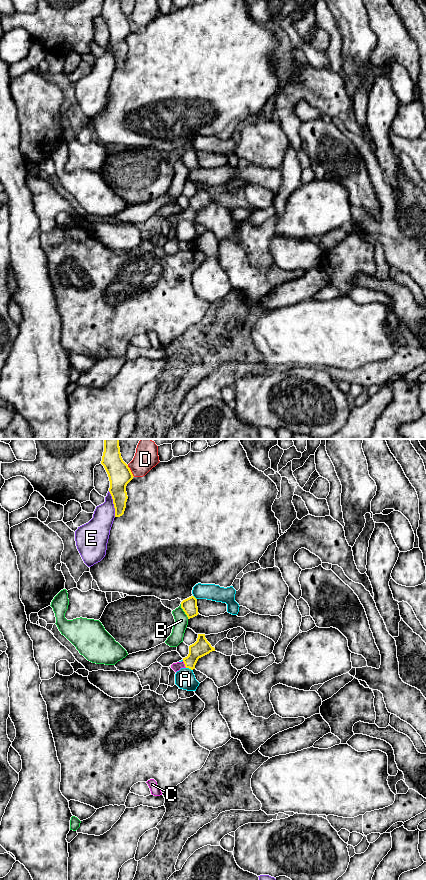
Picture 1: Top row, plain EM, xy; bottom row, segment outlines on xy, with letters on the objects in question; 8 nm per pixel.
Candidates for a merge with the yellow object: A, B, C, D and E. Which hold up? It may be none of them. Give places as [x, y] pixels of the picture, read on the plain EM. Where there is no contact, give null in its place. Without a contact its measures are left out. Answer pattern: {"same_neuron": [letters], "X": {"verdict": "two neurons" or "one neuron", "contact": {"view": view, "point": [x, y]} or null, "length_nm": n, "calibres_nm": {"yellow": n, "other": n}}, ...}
{"same_neuron": ["C"], "A": {"verdict": "two neurons", "contact": {"view": "xy", "point": [189, 220]}, "length_nm": 60, "calibres_nm": {"yellow": 140, "other": 160}}, "B": {"verdict": "two neurons", "contact": {"view": "xy", "point": [183, 162]}, "length_nm": 140, "calibres_nm": {"yellow": 120, "other": 110}}, "C": {"verdict": "one neuron", "contact": {"view": "xy", "point": [184, 215]}, "length_nm": 70, "calibres_nm": {"yellow": 140, "other": 70}}, "D": {"verdict": "two neurons", "contact": {"view": "xy", "point": [130, 23]}, "length_nm": 110, "calibres_nm": {"yellow": 180, "other": 180}}, "E": {"verdict": "two neurons", "contact": {"view": "xy", "point": [113, 55]}, "length_nm": 220, "calibres_nm": {"yellow": 180, "other": 190}}}

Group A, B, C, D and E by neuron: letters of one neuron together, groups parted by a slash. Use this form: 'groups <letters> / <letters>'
groups A / B / C / D / E

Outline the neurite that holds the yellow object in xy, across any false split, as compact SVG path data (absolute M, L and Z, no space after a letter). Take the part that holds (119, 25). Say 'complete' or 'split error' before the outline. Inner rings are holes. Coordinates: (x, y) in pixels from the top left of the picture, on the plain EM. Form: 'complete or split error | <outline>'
complete | M104 0L101 16L109 29L109 44L113 51L115 69L120 69L124 66L128 51L126 38L134 28L122 11L120 0Z

